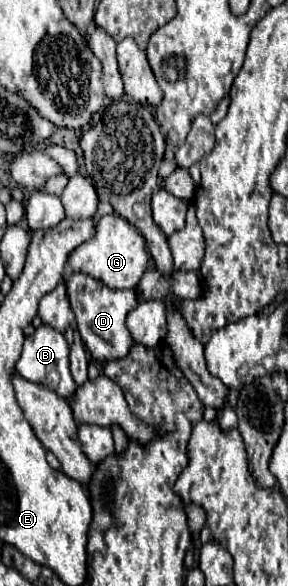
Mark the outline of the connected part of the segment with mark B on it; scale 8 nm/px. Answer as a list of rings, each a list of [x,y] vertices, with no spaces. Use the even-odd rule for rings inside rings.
[[[42,323],[30,337],[26,337],[22,347],[22,357],[18,359],[18,373],[34,383],[42,383],[48,389],[56,391],[62,397],[70,397],[76,391],[76,383],[70,375],[70,363],[68,363],[68,343],[64,333],[54,331],[50,325]]]

